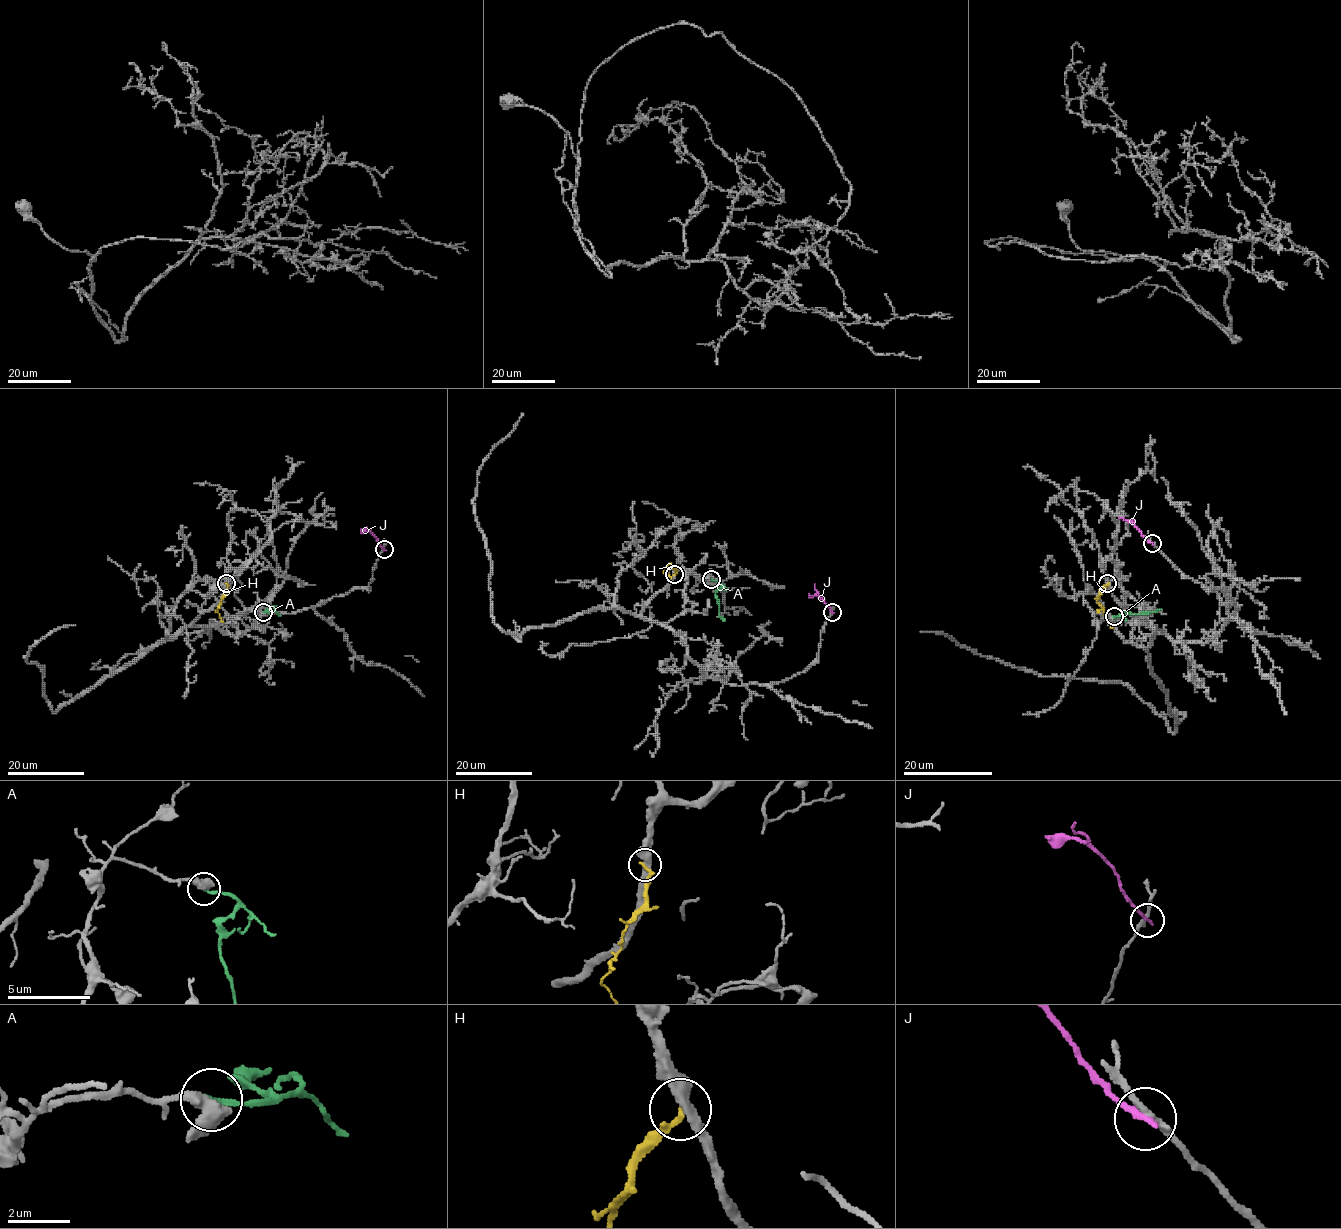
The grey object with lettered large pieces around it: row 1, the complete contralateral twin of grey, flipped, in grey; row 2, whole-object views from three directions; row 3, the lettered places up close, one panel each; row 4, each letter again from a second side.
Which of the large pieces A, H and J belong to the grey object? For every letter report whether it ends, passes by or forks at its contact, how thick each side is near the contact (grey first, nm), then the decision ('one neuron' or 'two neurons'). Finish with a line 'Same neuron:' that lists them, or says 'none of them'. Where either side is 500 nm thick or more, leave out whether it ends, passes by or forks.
A: it ends; calibres 480 and 180 nm; one neuron
H: it ends; calibres 420 and 190 nm; two neurons
J: it ends; calibres 190 and 220 nm; two neurons
Same neuron: A

